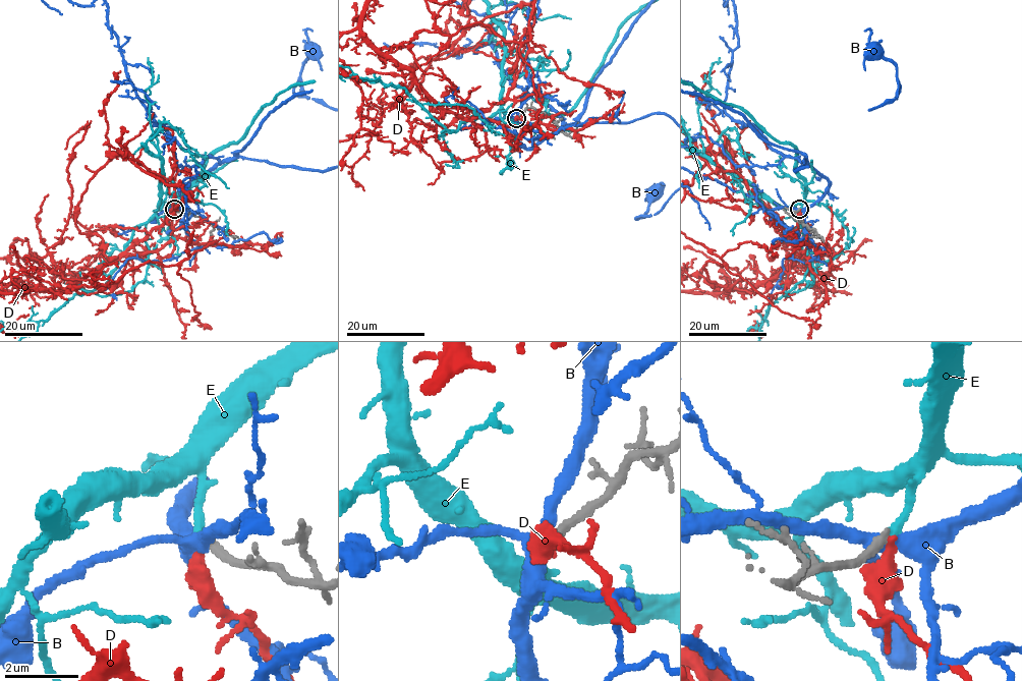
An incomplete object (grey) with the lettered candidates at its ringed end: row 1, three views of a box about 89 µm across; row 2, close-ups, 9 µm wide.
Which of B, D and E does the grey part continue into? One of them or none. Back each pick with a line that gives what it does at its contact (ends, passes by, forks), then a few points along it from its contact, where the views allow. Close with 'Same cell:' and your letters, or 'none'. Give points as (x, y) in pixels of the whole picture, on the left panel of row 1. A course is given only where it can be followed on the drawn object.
E: it ends there
Same cell: E

